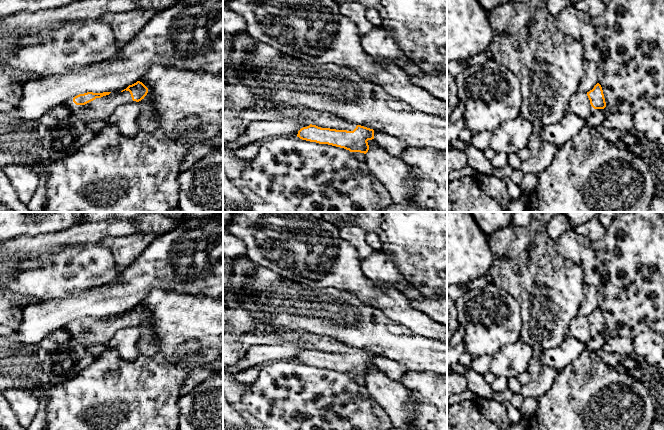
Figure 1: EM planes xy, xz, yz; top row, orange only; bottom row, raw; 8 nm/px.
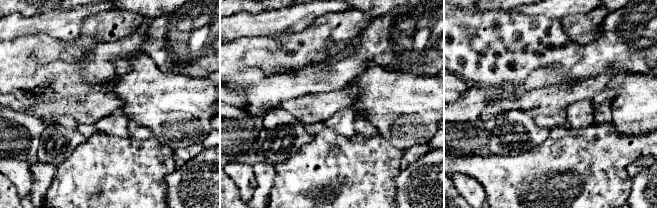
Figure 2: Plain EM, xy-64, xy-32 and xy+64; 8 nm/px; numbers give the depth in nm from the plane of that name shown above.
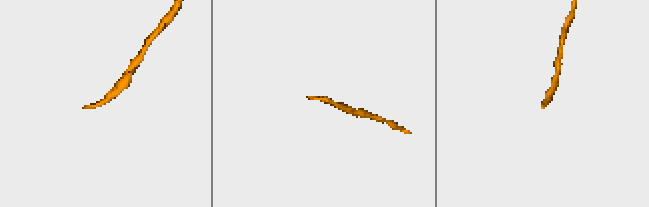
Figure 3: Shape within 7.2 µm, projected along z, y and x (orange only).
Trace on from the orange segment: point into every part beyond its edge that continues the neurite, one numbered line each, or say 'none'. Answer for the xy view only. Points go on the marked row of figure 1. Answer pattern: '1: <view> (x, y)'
1: xy (101, 108)

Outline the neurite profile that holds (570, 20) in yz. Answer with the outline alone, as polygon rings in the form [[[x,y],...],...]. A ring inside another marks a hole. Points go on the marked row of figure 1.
[[[574,5],[563,9],[554,17],[555,26],[564,34],[580,41],[581,30],[584,24],[589,22],[591,17],[576,9]]]

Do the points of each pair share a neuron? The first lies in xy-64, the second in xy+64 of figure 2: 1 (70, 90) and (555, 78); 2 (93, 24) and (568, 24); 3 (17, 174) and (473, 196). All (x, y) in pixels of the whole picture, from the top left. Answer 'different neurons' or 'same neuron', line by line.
1: same neuron
2: same neuron
3: same neuron

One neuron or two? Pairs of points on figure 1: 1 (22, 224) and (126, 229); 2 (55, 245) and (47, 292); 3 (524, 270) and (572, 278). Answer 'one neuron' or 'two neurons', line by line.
1: two neurons
2: two neurons
3: one neuron

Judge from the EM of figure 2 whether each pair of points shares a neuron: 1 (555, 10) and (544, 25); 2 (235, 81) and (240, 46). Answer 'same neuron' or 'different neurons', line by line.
1: different neurons
2: same neuron

